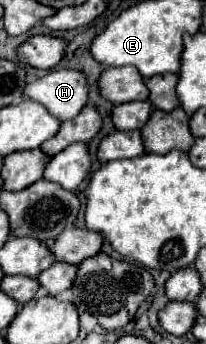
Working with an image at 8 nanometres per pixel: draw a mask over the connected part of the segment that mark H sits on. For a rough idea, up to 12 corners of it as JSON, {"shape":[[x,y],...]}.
{"shape":[[55,70],[27,84],[25,96],[71,120],[87,102],[87,78]]}

